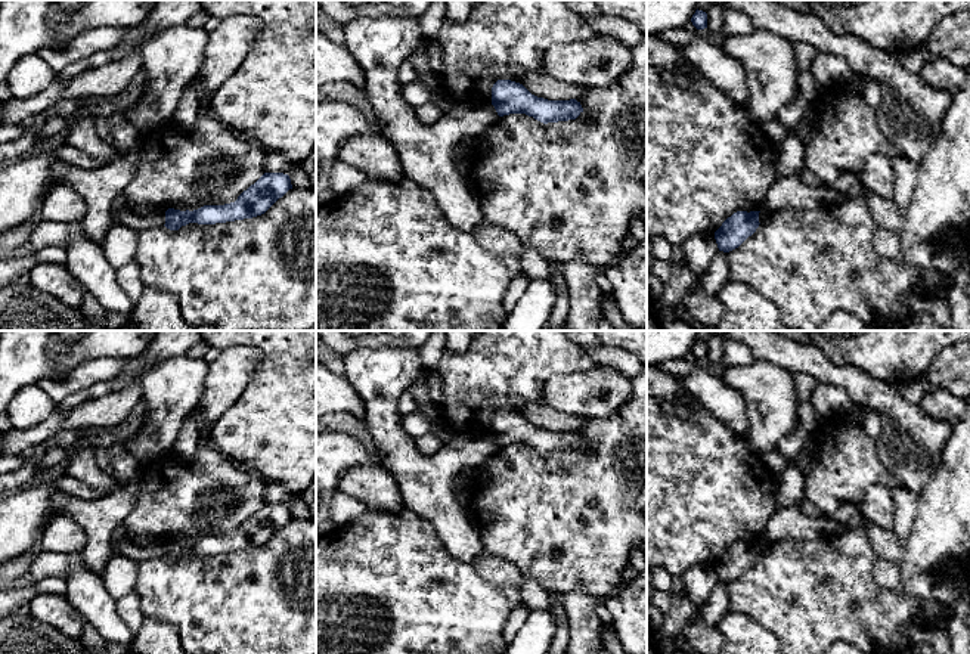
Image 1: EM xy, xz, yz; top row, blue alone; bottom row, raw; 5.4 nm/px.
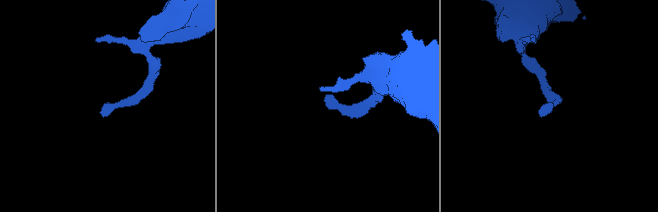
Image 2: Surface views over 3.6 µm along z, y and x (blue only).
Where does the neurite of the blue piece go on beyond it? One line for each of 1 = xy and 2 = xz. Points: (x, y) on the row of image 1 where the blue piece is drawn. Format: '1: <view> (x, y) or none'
1: none
2: none

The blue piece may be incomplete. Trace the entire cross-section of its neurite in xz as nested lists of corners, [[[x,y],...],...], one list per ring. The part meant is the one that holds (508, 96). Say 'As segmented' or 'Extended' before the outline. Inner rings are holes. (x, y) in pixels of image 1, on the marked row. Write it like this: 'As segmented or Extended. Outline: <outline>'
As segmented. Outline: [[[498,80],[492,87],[492,105],[499,117],[526,114],[548,124],[576,120],[583,108],[576,99],[548,100],[532,94],[523,84],[511,80]]]

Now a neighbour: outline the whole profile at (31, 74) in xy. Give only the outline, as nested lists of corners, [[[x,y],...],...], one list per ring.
[[[32,52],[18,59],[6,81],[12,97],[28,99],[43,92],[55,78],[56,72]]]

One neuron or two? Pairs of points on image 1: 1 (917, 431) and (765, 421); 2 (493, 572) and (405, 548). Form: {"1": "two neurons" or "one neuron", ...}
{"1": "two neurons", "2": "two neurons"}

